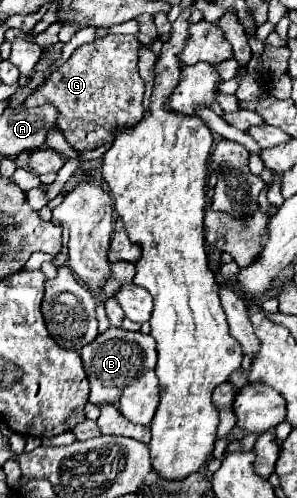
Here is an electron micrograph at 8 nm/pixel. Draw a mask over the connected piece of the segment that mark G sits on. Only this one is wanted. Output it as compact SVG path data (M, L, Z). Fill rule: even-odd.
M108 34L90 44L82 44L74 50L72 58L56 70L56 82L26 98L26 106L54 104L60 112L58 128L66 142L82 152L96 150L106 142L114 140L118 128L130 128L144 116L142 108L144 80L138 74L138 40L136 36Z

